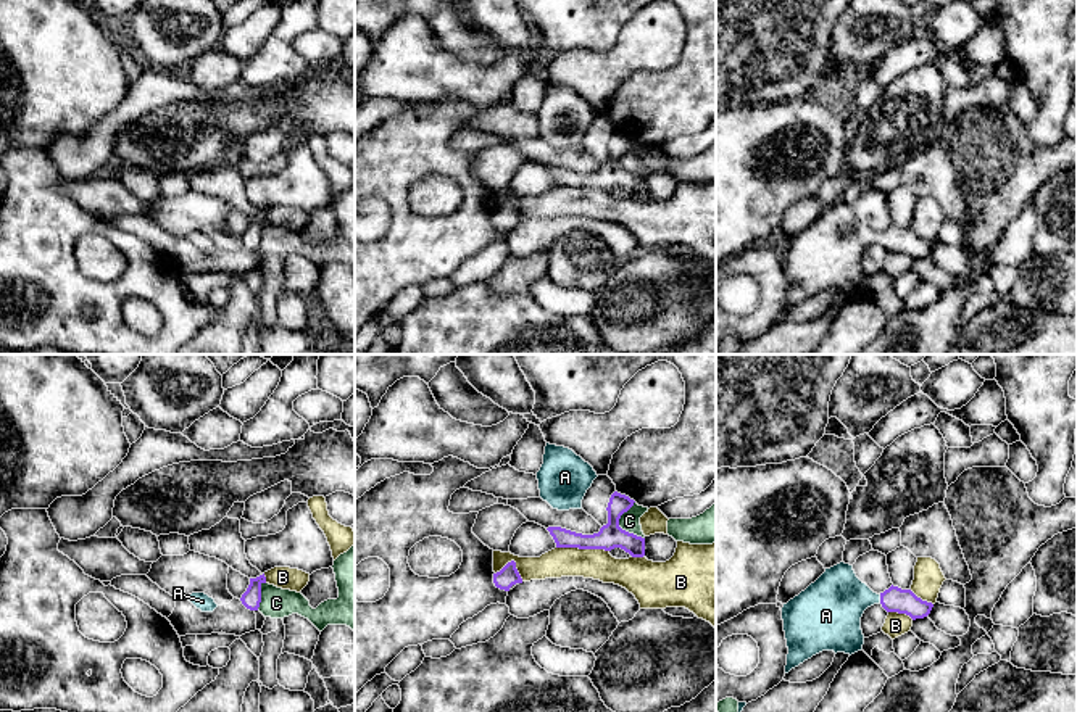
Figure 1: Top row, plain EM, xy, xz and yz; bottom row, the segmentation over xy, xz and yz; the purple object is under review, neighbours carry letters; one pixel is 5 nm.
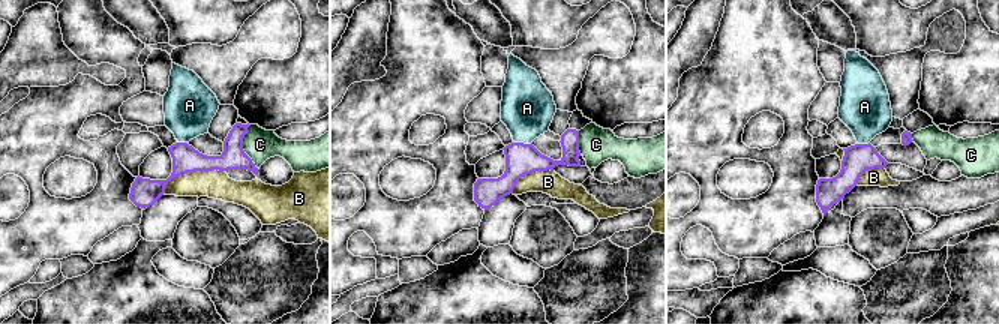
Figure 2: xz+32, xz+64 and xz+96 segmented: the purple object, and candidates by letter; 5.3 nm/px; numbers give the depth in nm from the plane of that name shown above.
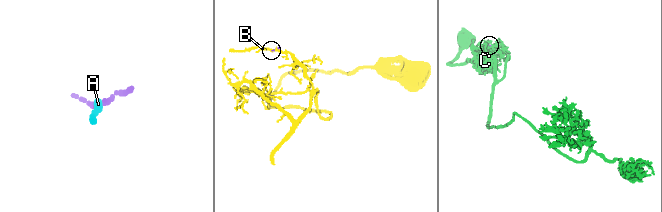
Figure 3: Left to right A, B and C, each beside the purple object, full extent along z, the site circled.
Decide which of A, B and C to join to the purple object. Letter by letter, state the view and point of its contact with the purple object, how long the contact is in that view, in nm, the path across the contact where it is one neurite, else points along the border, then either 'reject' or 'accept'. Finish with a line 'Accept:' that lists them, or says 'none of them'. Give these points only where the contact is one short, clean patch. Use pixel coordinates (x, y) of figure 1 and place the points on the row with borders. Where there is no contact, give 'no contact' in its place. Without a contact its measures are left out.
A: yz (881, 598) | 40 nm | accept
B: xz (582, 548) | 260 nm | reject
C: xz (618, 525) | 200 nm | reject
Accept: A

